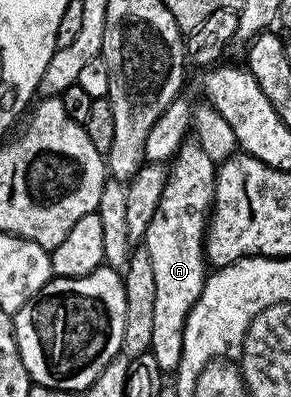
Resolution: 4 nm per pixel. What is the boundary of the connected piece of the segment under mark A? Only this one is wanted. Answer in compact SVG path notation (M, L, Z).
M181 145L167 166L166 187L142 242L142 248L150 255L150 264L154 266L154 283L158 290L158 295L154 295L151 353L158 361L158 367L168 375L175 374L182 359L184 324L194 303L198 303L198 295L202 295L204 280L210 272L204 255L204 234L216 200L217 168L217 162L212 161L200 145Z

